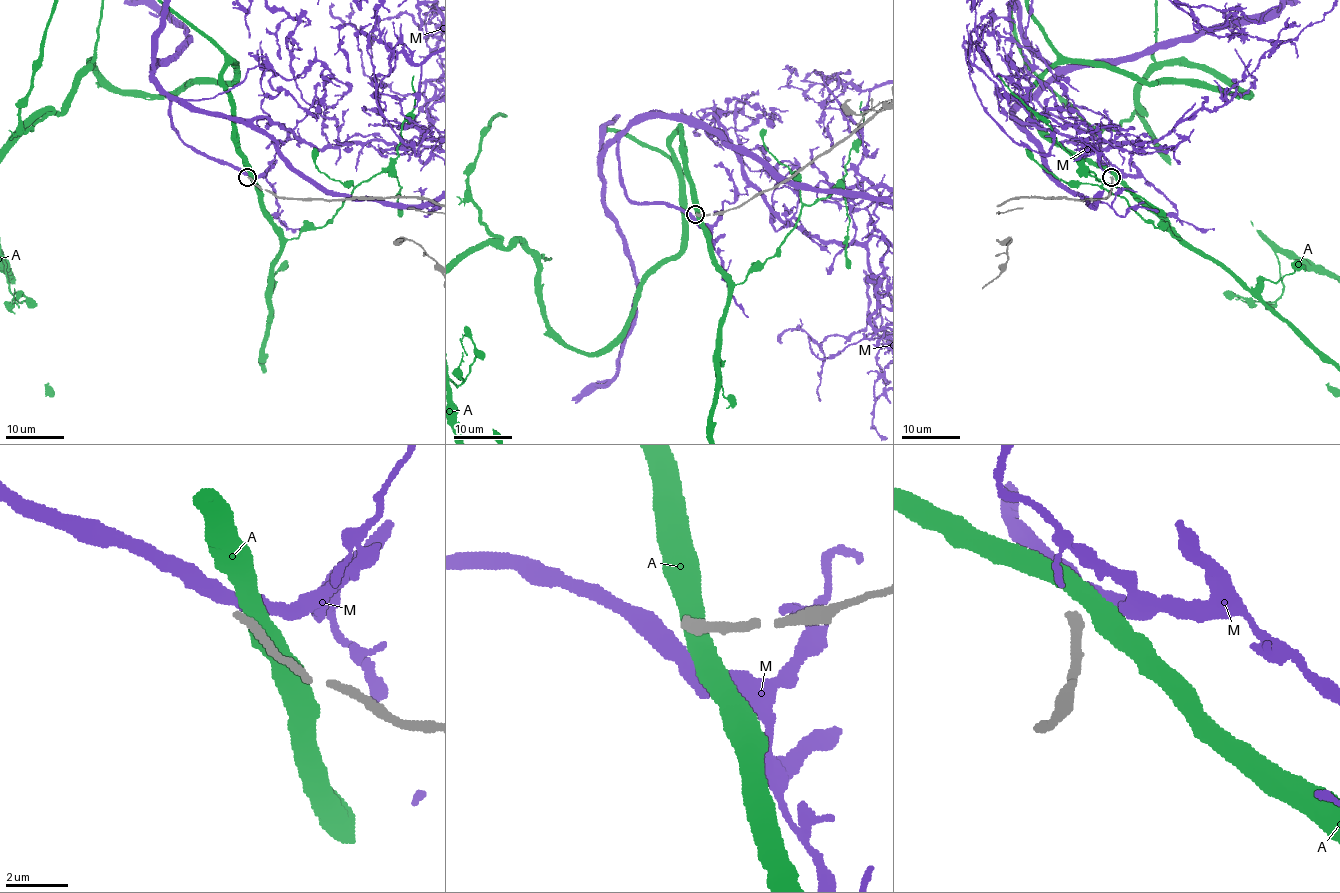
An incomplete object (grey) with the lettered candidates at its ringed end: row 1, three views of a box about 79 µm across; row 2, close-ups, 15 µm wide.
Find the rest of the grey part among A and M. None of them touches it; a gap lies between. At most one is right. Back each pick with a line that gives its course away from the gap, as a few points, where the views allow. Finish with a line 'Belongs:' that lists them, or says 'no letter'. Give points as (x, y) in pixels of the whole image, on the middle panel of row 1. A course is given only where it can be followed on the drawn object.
Belongs: no letter

